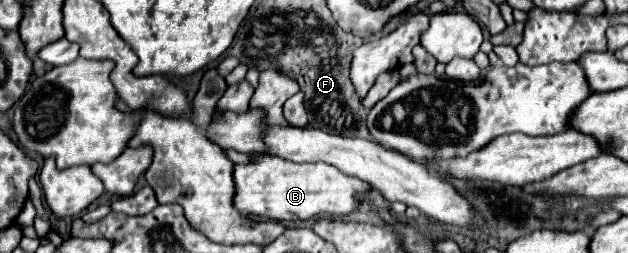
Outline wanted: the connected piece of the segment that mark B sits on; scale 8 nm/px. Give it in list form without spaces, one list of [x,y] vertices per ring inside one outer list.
[[[259,154],[253,158],[255,162],[235,164],[233,180],[235,180],[235,200],[233,206],[245,216],[259,216],[277,222],[293,222],[293,220],[309,220],[319,218],[323,214],[349,214],[359,208],[355,202],[355,192],[363,192],[369,188],[363,180],[355,176],[347,176],[341,170],[315,162],[315,164],[297,164],[289,160],[281,160],[279,156]]]

